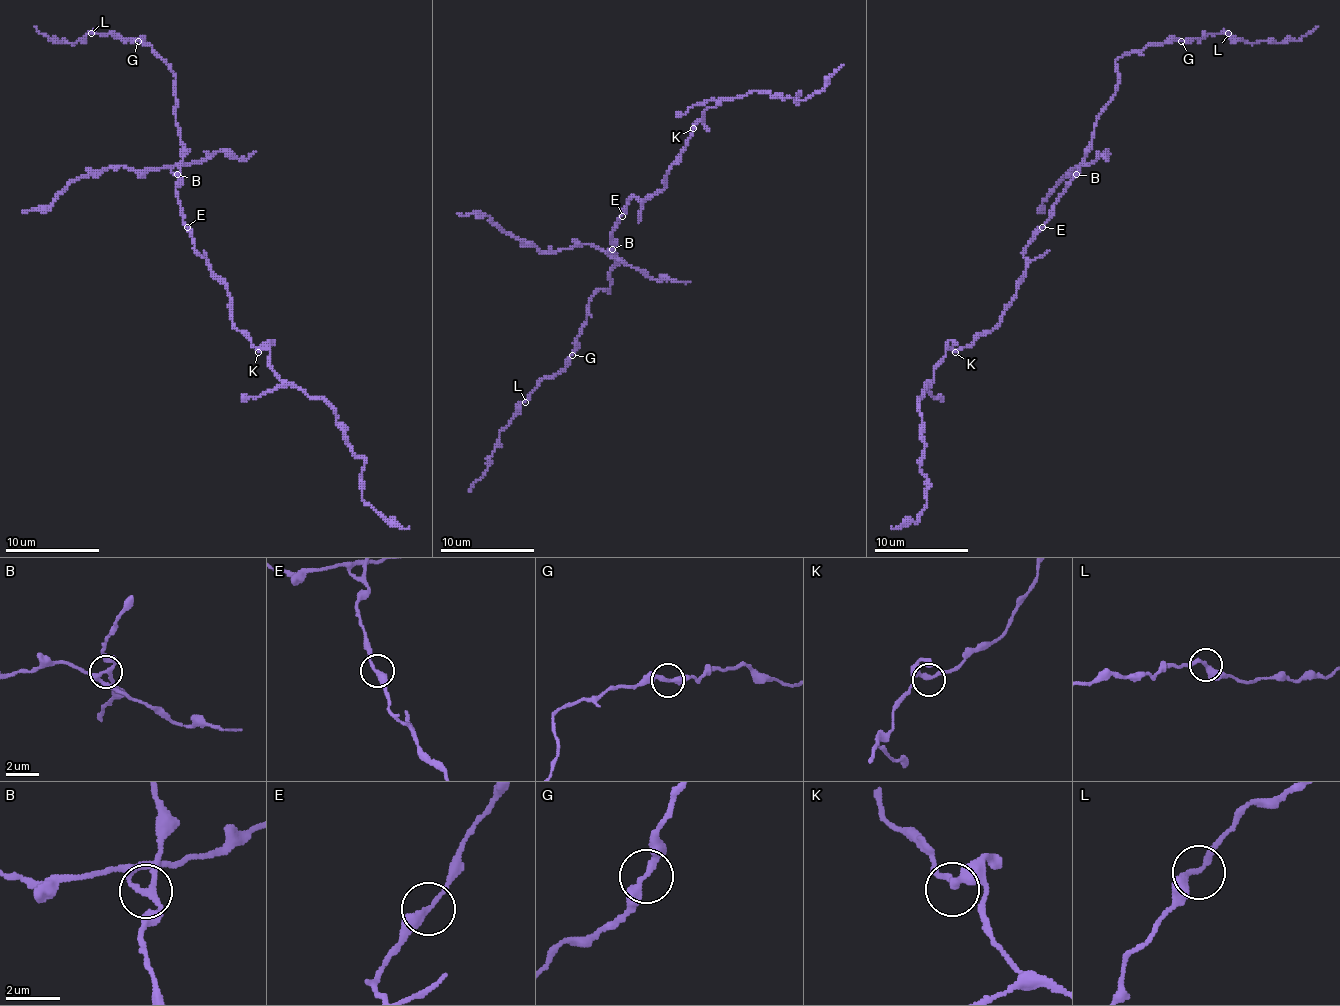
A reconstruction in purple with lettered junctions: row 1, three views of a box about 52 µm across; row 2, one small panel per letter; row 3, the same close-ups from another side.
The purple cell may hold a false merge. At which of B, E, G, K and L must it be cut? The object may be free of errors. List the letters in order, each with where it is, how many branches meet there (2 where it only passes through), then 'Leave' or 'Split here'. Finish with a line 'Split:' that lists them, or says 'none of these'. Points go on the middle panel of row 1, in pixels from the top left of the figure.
B: Place: (612, 249). Branches: 2. Split here
E: Place: (622, 216). Branches: 2. Leave
G: Place: (572, 355). Branches: 2. Leave
K: Place: (693, 128). Branches: 2. Leave
L: Place: (525, 402). Branches: 2. Leave
Split: B

